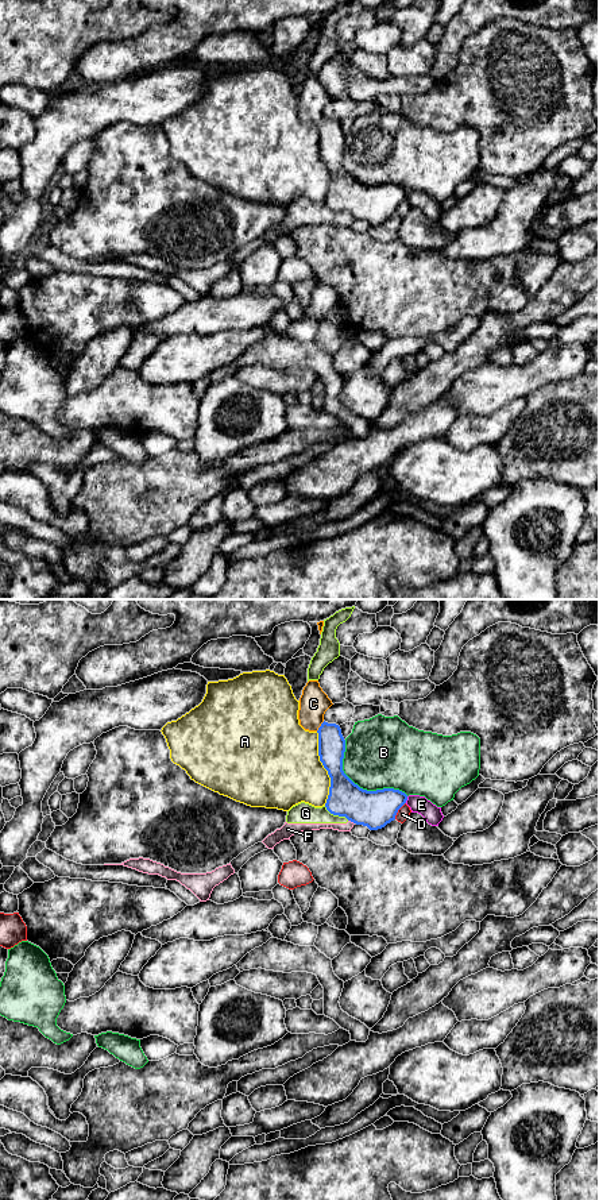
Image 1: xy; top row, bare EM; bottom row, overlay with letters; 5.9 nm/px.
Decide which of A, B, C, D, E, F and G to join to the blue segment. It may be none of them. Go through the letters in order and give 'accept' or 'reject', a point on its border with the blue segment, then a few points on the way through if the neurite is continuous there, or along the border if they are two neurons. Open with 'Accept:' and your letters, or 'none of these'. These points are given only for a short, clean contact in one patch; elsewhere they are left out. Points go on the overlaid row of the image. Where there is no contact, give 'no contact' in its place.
Accept: C
A: reject; meets blue in xy at (324, 767)
B: reject; meets blue in xy at (359, 787)
C: accept; meets blue in xy at (320, 726); runs through xy (331, 743), (329, 736), (320, 726), (313, 720), (313, 703)
D: reject; meets blue in xy at (398, 809)
E: reject; meets blue in xy at (406, 799)
F: reject; meets blue in xy at (351, 821)
G: reject; meets blue in xy at (336, 814)

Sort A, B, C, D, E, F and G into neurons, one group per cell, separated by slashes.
A / B / C / D / E / F G

